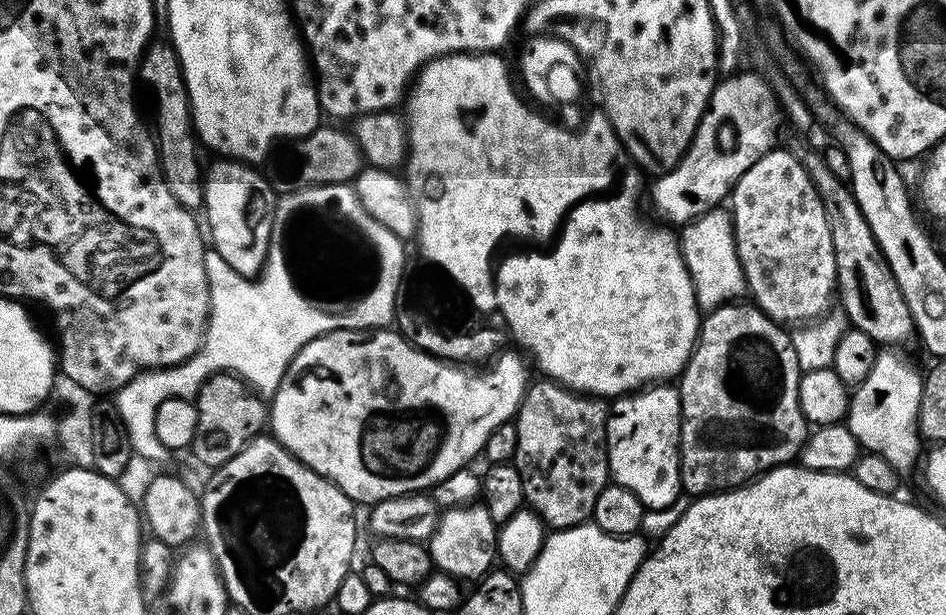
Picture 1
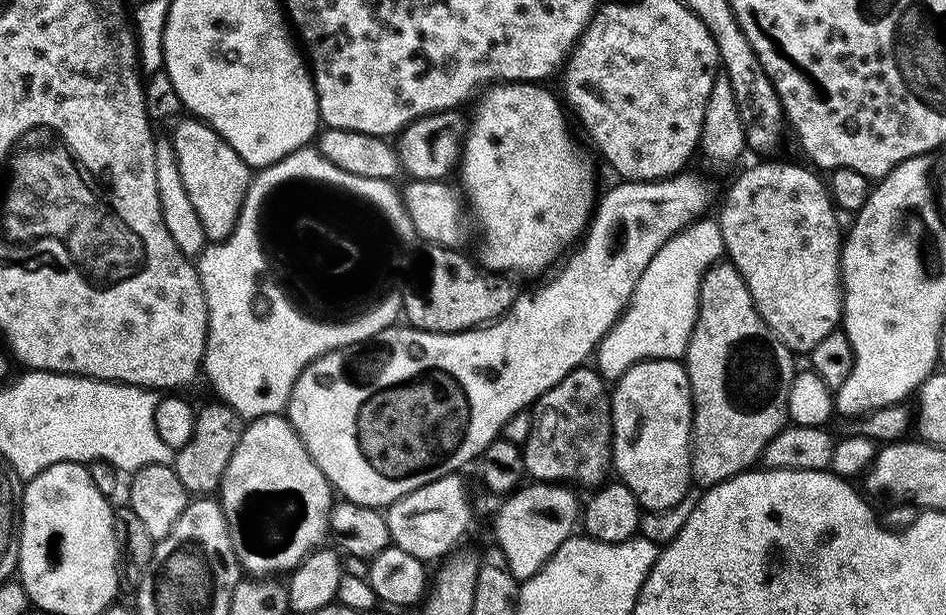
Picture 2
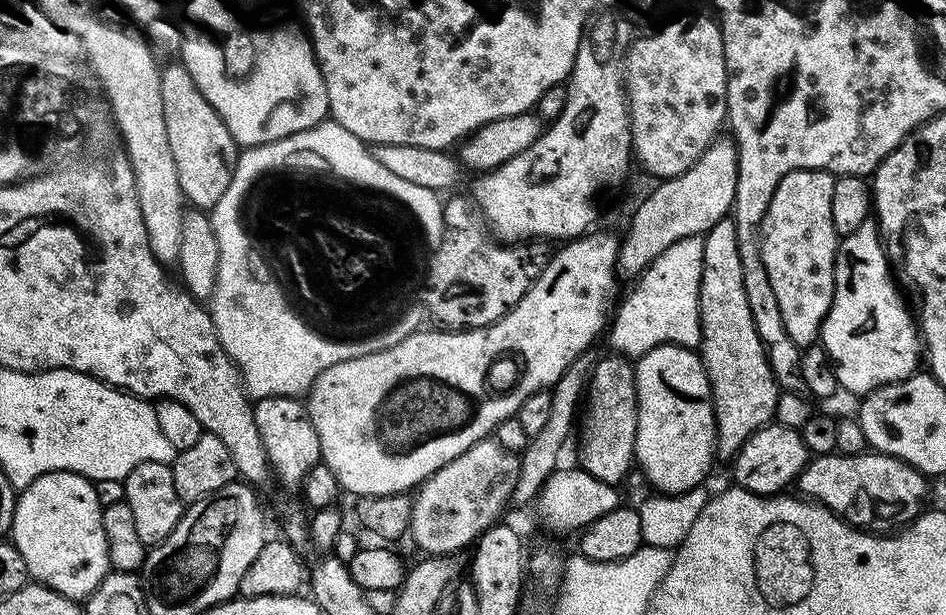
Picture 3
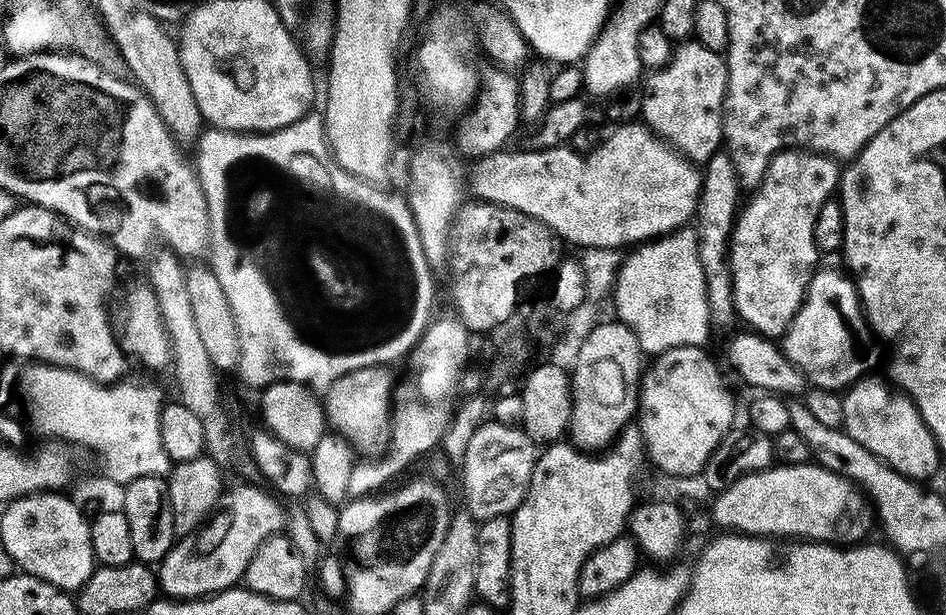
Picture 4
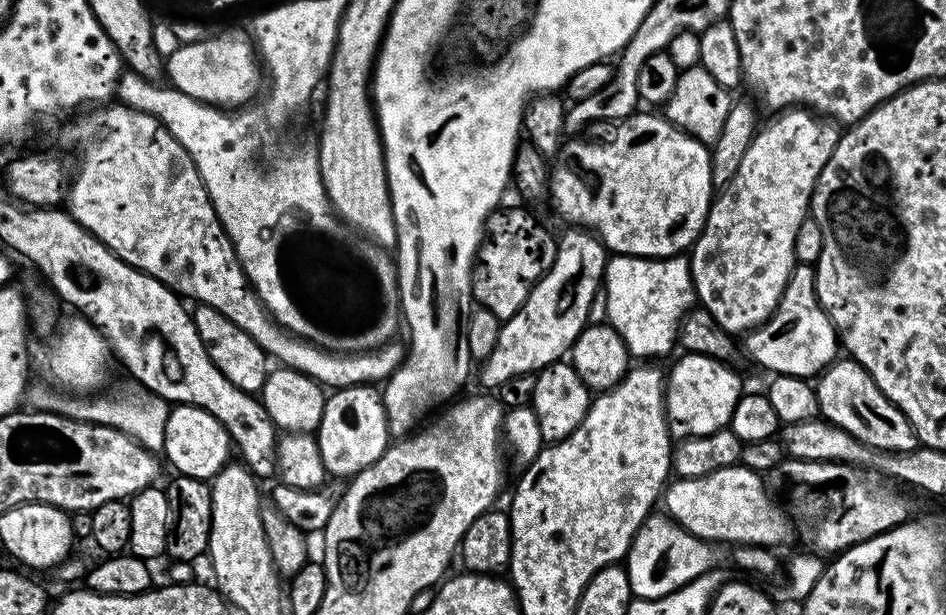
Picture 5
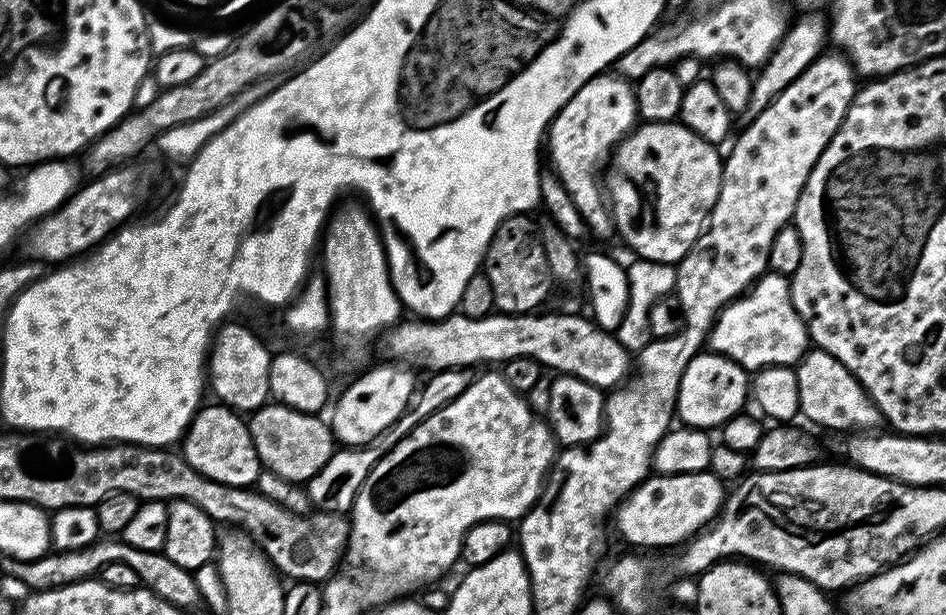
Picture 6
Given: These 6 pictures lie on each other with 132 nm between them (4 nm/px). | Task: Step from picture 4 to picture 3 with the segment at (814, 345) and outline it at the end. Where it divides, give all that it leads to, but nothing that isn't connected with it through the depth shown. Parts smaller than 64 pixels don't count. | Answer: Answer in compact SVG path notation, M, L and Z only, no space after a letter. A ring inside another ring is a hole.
M869 218L854 232L841 237L834 260L834 288L832 305L820 326L819 343L828 351L836 367L836 382L841 389L863 398L883 384L893 384L913 375L922 364L922 340L918 335L914 316L908 313L895 282L877 221Z

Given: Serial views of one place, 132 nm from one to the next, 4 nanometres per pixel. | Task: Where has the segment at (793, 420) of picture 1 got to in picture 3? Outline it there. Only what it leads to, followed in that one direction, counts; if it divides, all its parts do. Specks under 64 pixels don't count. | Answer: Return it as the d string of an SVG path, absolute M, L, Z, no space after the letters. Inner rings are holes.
M725 218L703 234L702 268L700 280L700 328L698 355L704 361L704 369L712 387L712 409L716 419L716 451L725 462L731 461L746 442L763 424L775 417L776 403L782 391L770 370L768 355L758 330L754 330L754 318L750 318L750 306L746 303L746 288L742 286L742 260L738 258L738 234L734 222Z

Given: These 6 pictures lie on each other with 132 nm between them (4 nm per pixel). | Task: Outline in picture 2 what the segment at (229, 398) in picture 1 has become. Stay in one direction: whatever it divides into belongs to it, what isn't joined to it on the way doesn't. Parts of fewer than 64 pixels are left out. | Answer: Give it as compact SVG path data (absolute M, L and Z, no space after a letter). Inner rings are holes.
M227 403L208 404L196 413L194 434L186 446L178 449L174 456L174 469L178 481L188 494L196 498L208 498L219 489L222 478L226 474L226 466L230 466L230 458L238 446L246 427L245 421Z

